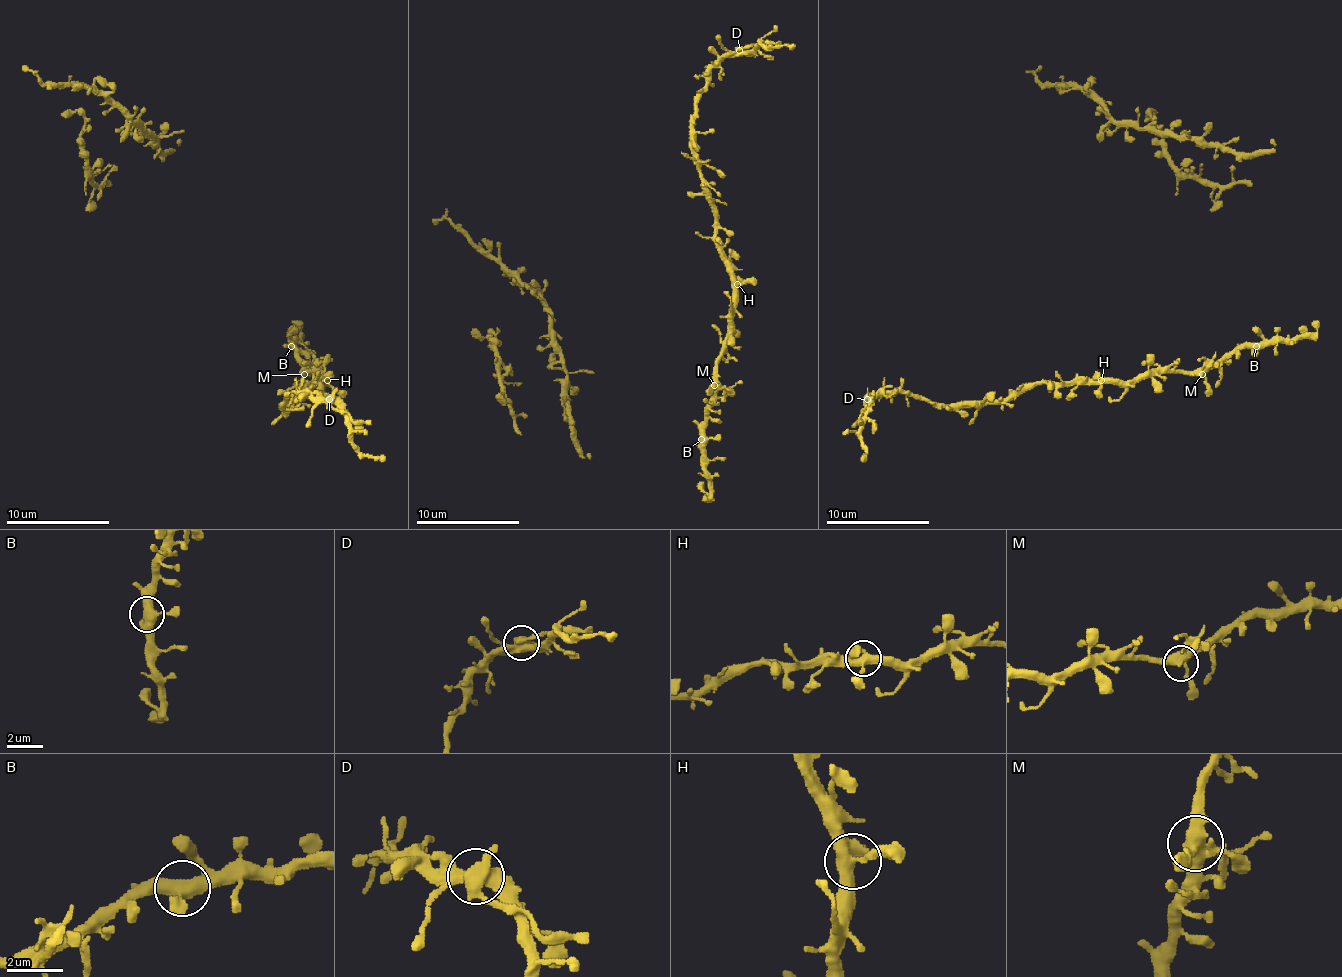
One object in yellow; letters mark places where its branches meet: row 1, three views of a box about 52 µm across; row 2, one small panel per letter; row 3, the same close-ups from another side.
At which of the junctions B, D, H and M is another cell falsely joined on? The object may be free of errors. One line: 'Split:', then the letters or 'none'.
Split: D

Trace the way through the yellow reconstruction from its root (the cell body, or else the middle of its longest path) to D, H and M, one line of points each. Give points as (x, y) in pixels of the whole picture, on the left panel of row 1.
D: (296, 338), (294, 351), (304, 369), (322, 382), (307, 382), (283, 405), (294, 392), (330, 400)
H: (296, 338), (294, 351), (304, 361), (304, 369), (314, 372), (325, 382), (327, 380)
M: (296, 338), (294, 351), (301, 359), (304, 374)

